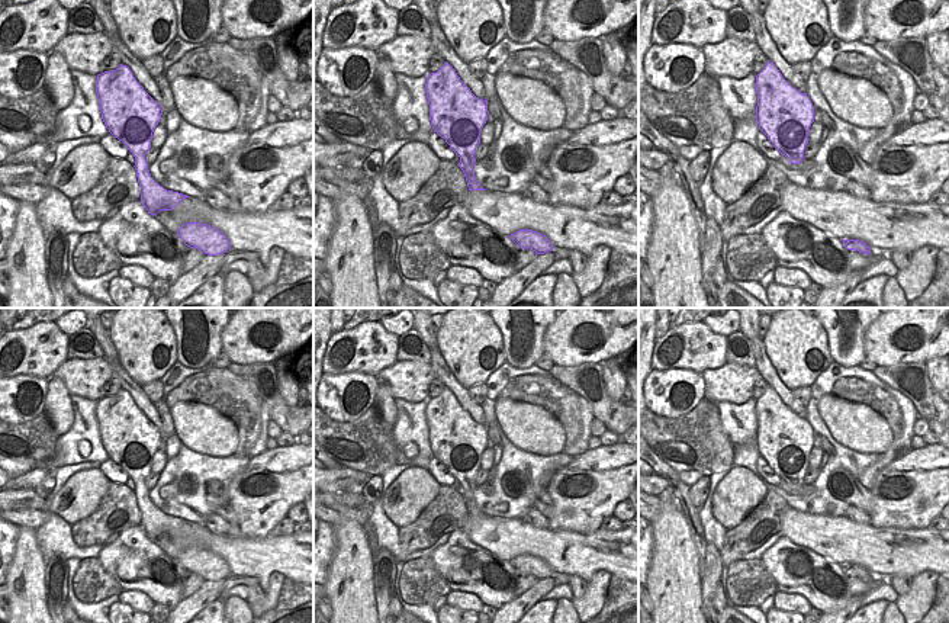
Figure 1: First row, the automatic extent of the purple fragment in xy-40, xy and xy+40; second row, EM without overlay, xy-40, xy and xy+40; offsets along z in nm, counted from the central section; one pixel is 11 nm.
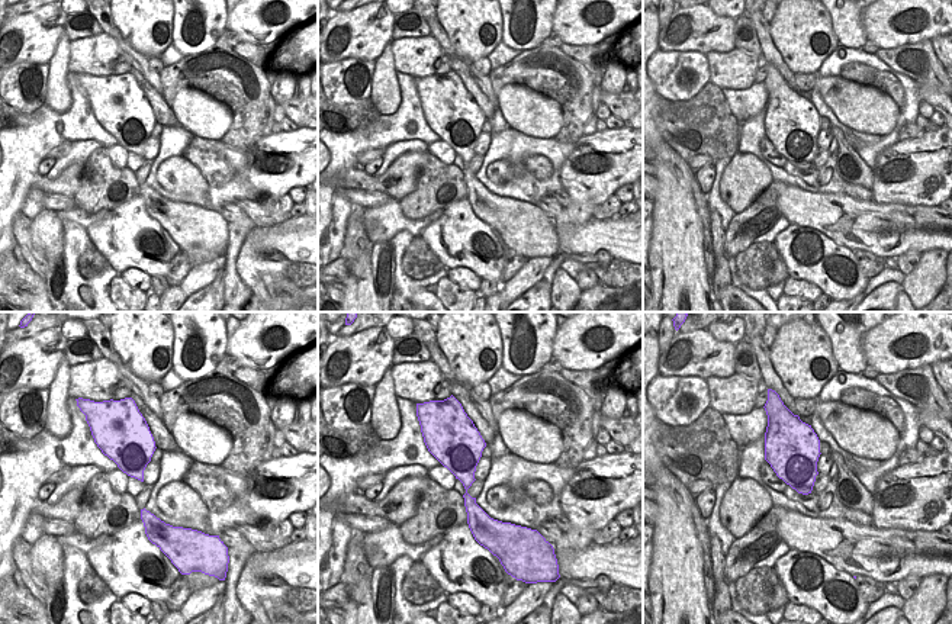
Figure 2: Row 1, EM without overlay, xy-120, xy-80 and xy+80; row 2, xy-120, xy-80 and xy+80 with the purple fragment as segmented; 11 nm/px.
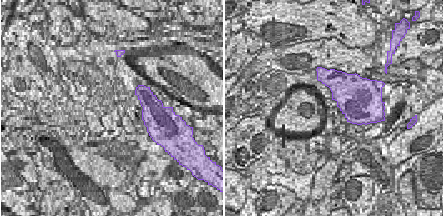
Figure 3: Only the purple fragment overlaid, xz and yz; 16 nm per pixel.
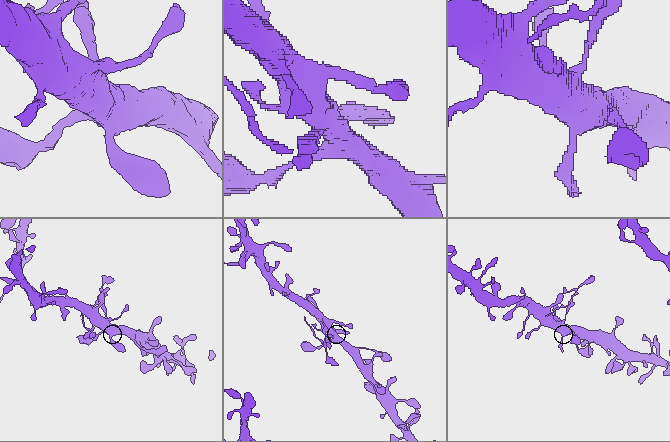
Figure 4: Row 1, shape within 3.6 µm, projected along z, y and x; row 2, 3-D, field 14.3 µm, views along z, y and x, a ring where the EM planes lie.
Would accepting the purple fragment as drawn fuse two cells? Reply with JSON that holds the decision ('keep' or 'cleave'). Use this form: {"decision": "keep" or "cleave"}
{"decision": "cleave"}

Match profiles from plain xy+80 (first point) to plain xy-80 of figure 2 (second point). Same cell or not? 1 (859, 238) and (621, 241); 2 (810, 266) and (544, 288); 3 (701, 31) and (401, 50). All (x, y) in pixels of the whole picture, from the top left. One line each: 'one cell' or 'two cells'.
1: one cell
2: two cells
3: two cells

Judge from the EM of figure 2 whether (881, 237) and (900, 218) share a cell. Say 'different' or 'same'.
same

